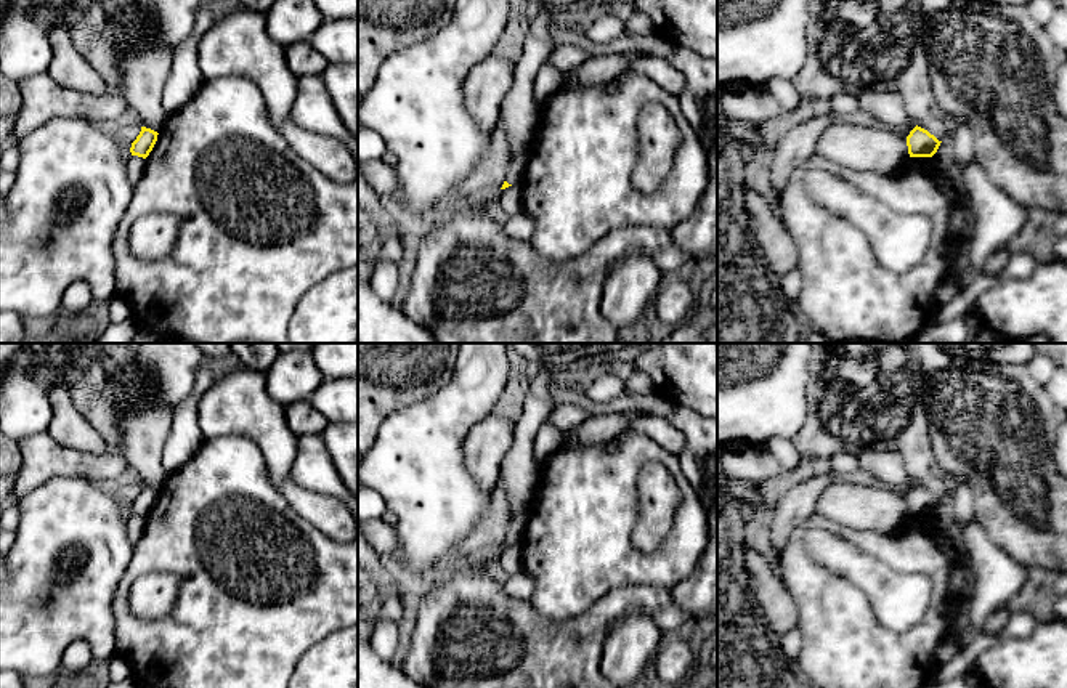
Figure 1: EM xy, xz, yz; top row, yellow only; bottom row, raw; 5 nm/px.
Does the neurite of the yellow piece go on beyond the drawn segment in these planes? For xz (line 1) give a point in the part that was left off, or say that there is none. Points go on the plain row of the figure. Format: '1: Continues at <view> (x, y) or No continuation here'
1: No continuation here

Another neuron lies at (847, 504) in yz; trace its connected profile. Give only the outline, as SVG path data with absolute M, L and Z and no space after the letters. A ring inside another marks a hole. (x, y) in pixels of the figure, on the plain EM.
M836 478L820 492L817 512L841 526L873 531L895 531L910 518L907 499L846 478Z

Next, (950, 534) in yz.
M942 500L931 518L937 545L951 568L951 633L950 641L959 648L963 633L969 629L971 601L976 590L976 569L964 539L964 528L955 516L948 500Z

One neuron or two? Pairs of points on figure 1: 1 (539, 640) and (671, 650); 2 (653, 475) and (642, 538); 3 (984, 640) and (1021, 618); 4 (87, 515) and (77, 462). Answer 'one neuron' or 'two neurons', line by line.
1: two neurons
2: one neuron
3: one neuron
4: two neurons

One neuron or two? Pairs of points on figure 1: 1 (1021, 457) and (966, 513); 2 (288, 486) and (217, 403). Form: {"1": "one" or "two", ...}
{"1": "two", "2": "one"}

